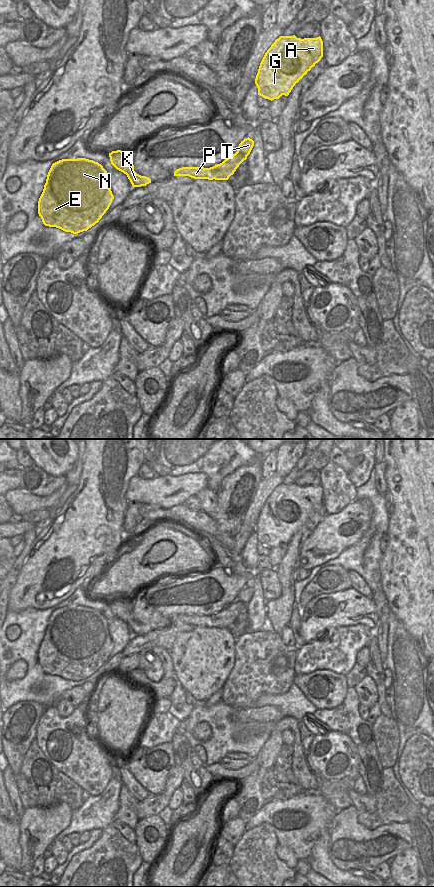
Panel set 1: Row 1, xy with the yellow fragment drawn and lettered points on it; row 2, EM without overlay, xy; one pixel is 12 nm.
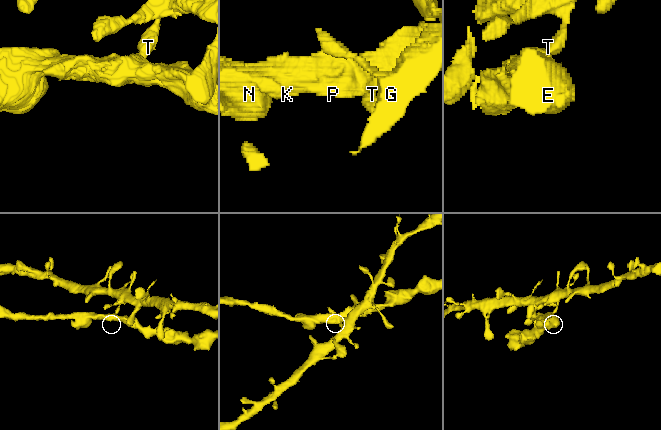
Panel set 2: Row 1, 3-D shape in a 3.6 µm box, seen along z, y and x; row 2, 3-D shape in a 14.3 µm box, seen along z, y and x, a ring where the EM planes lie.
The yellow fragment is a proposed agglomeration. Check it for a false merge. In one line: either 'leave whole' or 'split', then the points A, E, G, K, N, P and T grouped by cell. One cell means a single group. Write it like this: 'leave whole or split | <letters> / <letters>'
split | A G T / E K N P

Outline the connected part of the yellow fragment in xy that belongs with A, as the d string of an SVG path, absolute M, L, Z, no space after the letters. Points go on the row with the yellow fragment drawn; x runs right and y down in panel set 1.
M280 36L265 53L256 75L255 84L258 95L269 100L279 99L282 95L288 96L296 83L311 70L323 57L323 41L317 38L297 38Z

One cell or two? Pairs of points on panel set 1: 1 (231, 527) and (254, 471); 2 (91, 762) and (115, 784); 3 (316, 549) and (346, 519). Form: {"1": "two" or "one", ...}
{"1": "one", "2": "two", "3": "one"}

